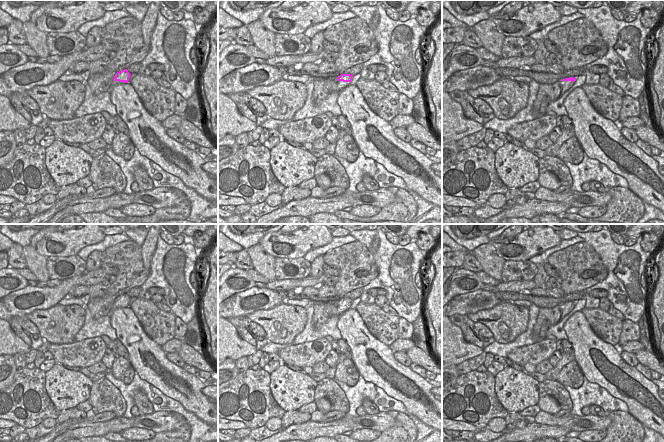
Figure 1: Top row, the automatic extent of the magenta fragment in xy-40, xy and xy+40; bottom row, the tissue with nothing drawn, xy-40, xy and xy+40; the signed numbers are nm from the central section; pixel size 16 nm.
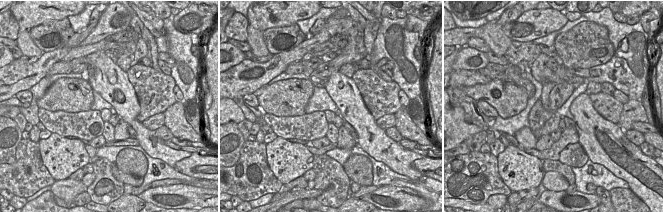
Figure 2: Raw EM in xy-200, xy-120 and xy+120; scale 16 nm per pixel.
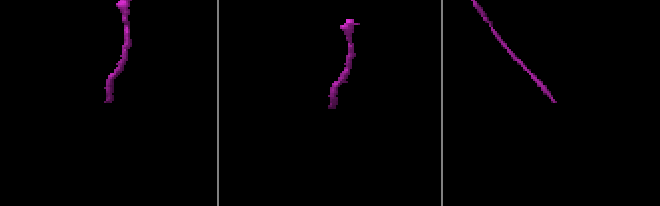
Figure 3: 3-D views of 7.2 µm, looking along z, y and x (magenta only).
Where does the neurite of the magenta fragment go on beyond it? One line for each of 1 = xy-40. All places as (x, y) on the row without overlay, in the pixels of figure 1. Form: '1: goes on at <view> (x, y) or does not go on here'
1: goes on at xy-40 (104, 311)

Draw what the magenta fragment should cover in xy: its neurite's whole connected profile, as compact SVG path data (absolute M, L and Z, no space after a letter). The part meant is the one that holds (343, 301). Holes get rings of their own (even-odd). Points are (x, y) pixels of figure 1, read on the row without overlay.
M341 298L337 301L337 308L333 309L332 307L328 307L327 309L321 309L322 314L325 315L328 319L333 316L340 316L348 309L350 309L352 305L352 299L350 298Z

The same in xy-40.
M127 293L121 294L117 296L113 302L113 308L109 309L108 307L103 307L101 309L97 309L98 314L103 316L110 316L113 310L117 308L125 308L128 307L129 302L130 302L130 297L128 296Z

